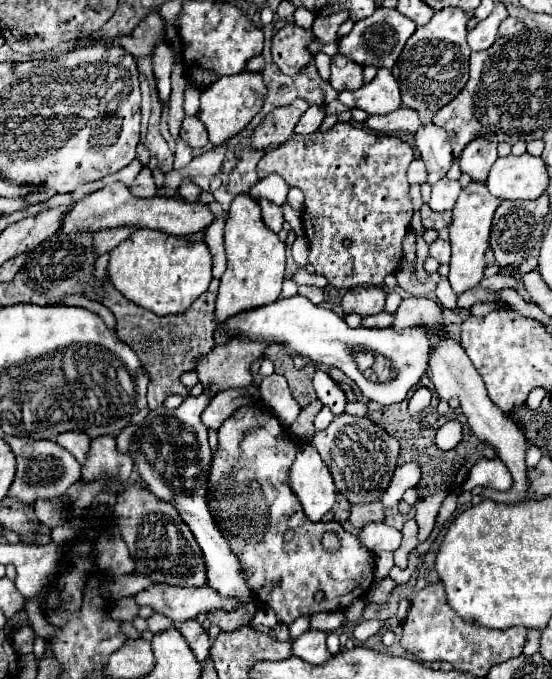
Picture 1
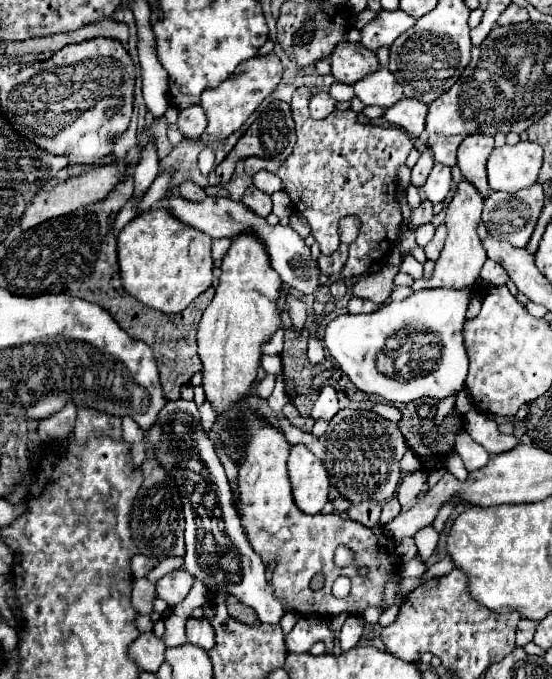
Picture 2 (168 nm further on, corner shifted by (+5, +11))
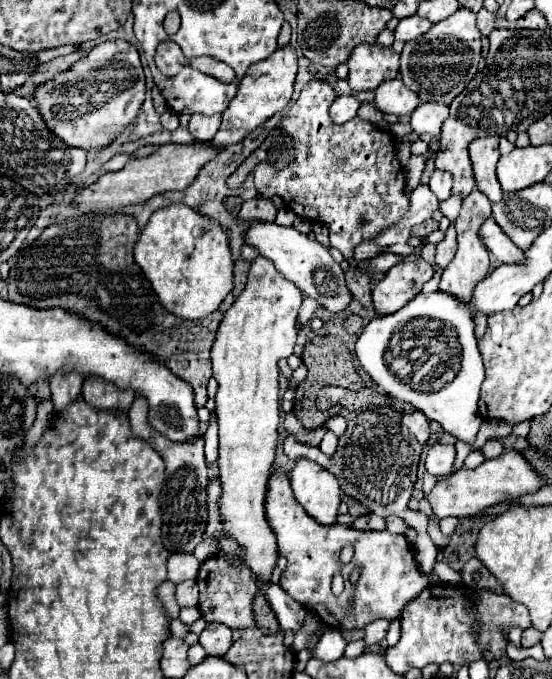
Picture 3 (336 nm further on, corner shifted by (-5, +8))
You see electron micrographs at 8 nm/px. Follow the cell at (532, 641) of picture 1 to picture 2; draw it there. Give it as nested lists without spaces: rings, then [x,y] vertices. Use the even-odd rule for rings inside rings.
[[[521,619],[519,625],[517,625],[517,645],[519,647],[525,647],[527,643],[533,641],[533,633],[535,633],[535,621],[529,621],[529,619]]]

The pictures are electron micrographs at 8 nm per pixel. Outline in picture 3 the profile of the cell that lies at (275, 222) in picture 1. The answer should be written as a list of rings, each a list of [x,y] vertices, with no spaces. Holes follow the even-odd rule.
[[[253,198],[243,202],[239,218],[241,220],[261,220],[261,222],[275,222],[277,208],[267,198]]]

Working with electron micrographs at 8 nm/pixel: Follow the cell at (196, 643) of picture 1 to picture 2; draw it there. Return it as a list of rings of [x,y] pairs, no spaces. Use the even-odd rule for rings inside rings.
[[[205,617],[189,619],[187,621],[187,641],[209,651],[215,645],[215,631],[211,627],[211,621]]]

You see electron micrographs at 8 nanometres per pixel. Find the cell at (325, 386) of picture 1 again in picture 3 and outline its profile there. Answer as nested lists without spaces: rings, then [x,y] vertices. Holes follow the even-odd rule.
[[[335,414],[335,416],[331,416],[329,420],[327,420],[327,424],[325,424],[331,432],[335,432],[337,436],[341,436],[343,432],[345,432],[345,426],[347,426],[347,420],[341,416],[341,414]]]

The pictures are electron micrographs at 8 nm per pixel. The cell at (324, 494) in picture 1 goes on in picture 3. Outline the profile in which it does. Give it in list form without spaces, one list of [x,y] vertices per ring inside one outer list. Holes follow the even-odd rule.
[[[299,458],[291,470],[291,488],[305,512],[319,524],[335,522],[341,490],[331,472],[307,458]]]

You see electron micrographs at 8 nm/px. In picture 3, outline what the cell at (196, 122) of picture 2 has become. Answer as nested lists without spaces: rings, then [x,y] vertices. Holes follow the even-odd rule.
[[[193,114],[189,122],[189,132],[197,142],[207,142],[213,140],[213,136],[219,130],[219,124],[221,124],[221,114],[213,114],[213,116]]]

